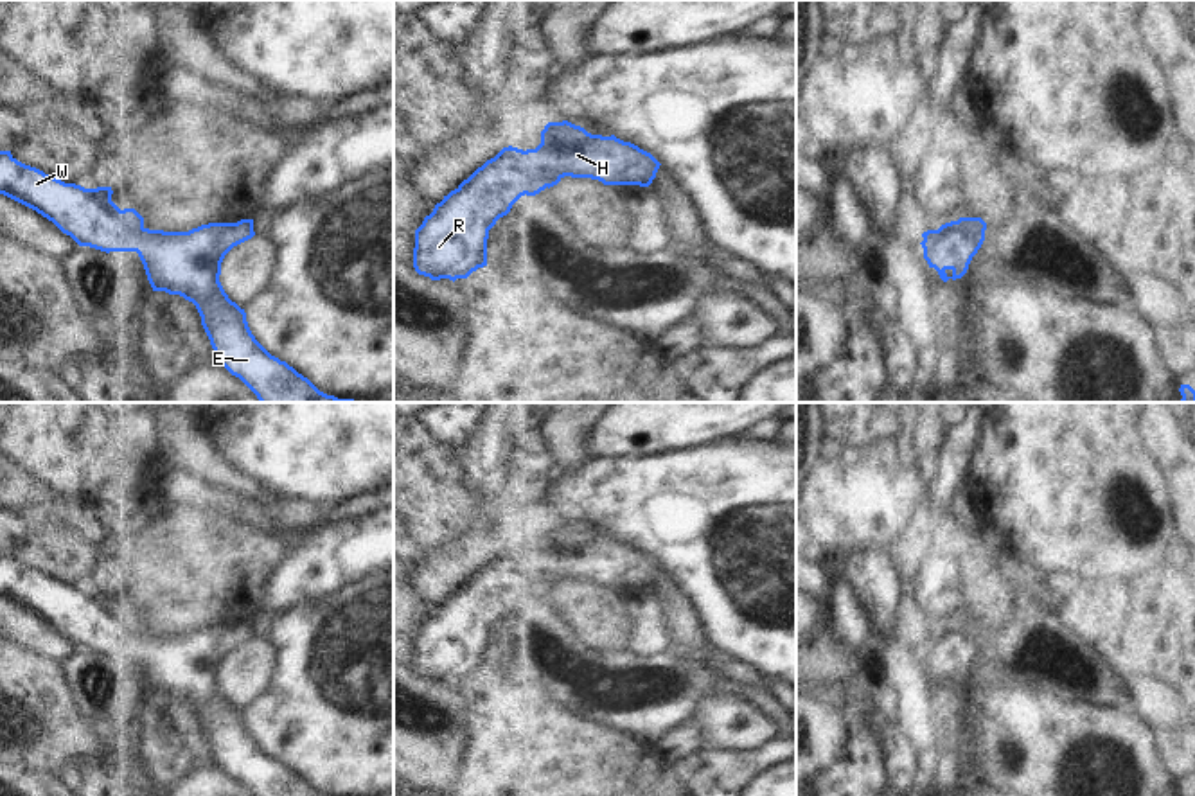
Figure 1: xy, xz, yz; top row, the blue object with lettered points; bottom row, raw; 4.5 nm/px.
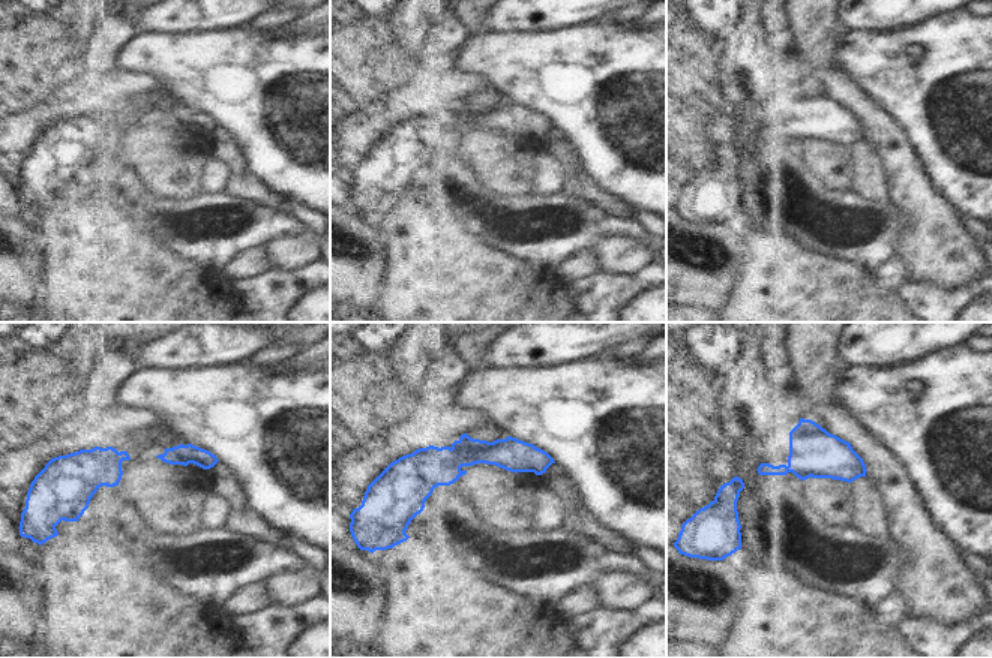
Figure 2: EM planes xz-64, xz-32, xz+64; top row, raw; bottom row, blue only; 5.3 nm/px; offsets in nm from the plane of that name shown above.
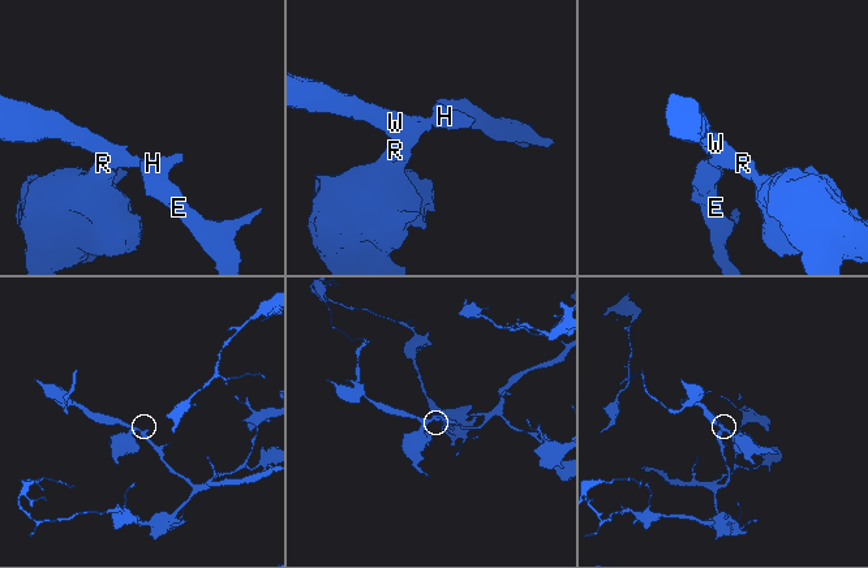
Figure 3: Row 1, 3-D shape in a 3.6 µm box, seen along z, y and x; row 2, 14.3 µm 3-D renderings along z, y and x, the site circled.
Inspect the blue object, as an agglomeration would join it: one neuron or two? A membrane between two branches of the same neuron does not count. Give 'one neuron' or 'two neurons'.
one neuron

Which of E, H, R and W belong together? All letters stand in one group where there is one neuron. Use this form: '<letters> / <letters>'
E H R W

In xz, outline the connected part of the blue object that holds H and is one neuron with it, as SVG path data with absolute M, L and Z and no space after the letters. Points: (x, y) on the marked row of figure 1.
M548 122L536 149L503 147L435 205L415 230L413 268L431 280L467 279L487 266L489 230L521 196L536 196L564 176L649 187L659 165L615 135Z

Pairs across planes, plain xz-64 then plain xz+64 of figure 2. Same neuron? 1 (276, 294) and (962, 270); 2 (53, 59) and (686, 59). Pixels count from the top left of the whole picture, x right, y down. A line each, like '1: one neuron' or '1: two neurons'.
1: two neurons
2: one neuron

